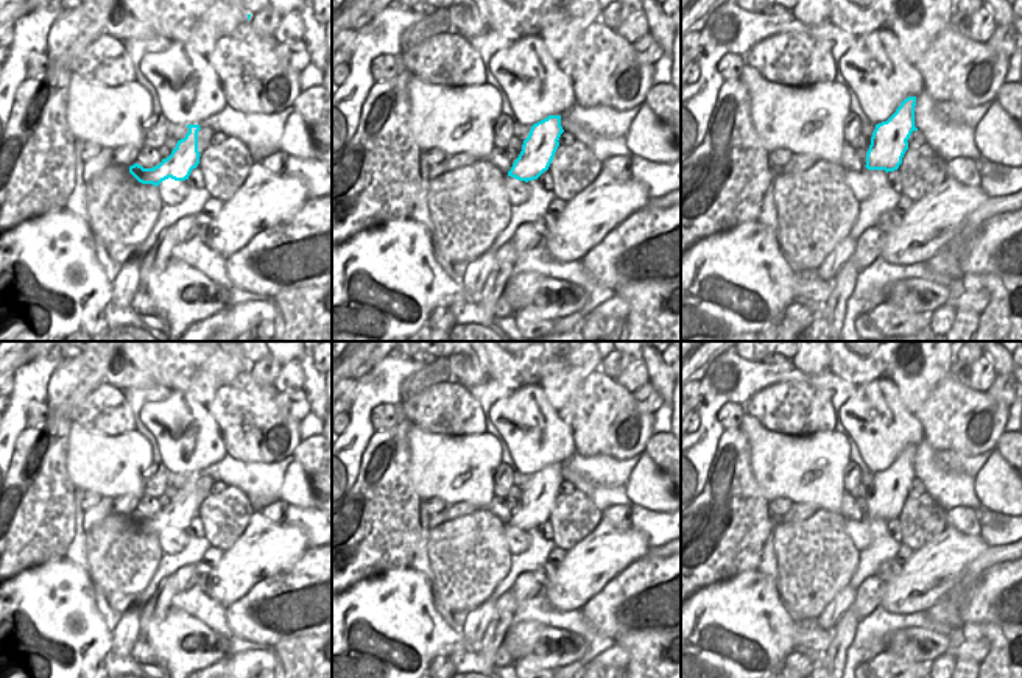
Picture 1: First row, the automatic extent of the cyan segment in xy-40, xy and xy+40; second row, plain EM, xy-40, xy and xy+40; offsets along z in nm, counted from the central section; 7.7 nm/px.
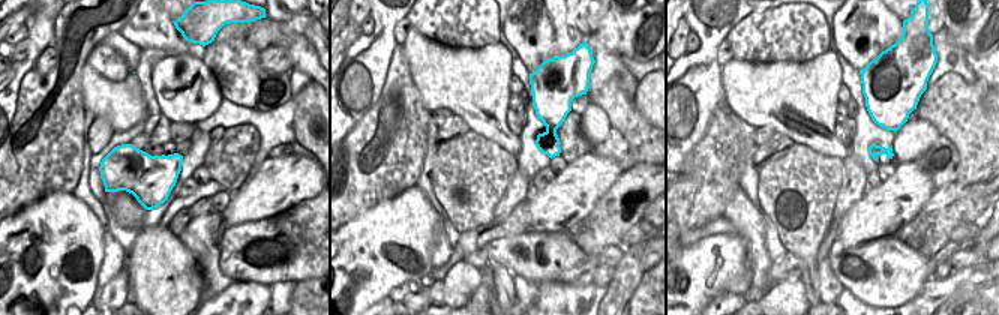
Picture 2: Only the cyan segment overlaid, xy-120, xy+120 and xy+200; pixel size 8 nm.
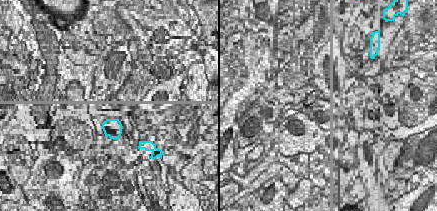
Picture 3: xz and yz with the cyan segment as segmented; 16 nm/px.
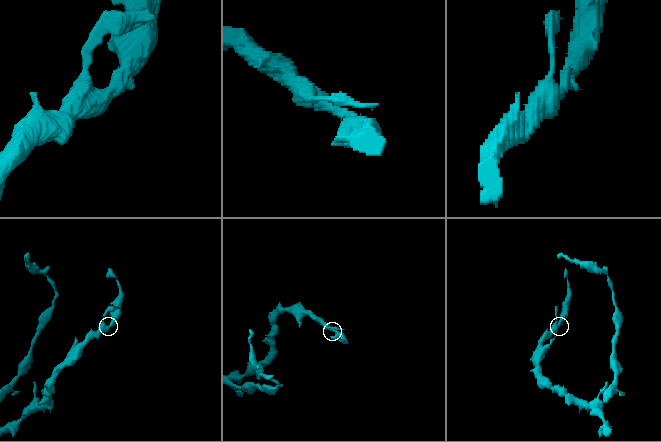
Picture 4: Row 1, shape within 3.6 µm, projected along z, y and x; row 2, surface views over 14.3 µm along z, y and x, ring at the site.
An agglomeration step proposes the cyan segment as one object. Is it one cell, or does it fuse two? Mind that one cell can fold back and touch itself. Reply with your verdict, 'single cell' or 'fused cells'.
single cell

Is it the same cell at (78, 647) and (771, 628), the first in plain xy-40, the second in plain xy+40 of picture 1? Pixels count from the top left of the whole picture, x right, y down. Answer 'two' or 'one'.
one

